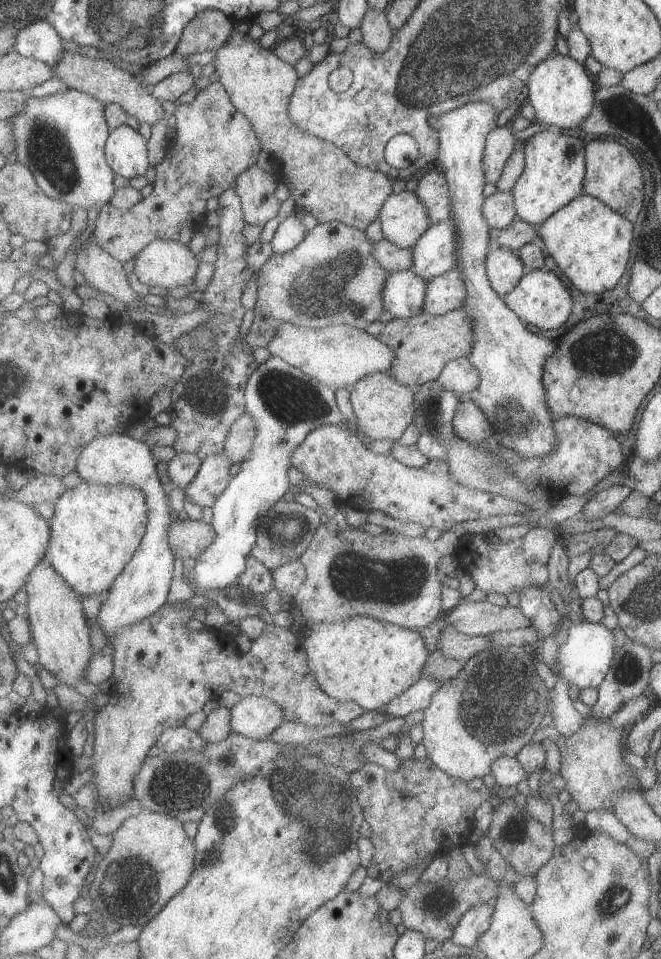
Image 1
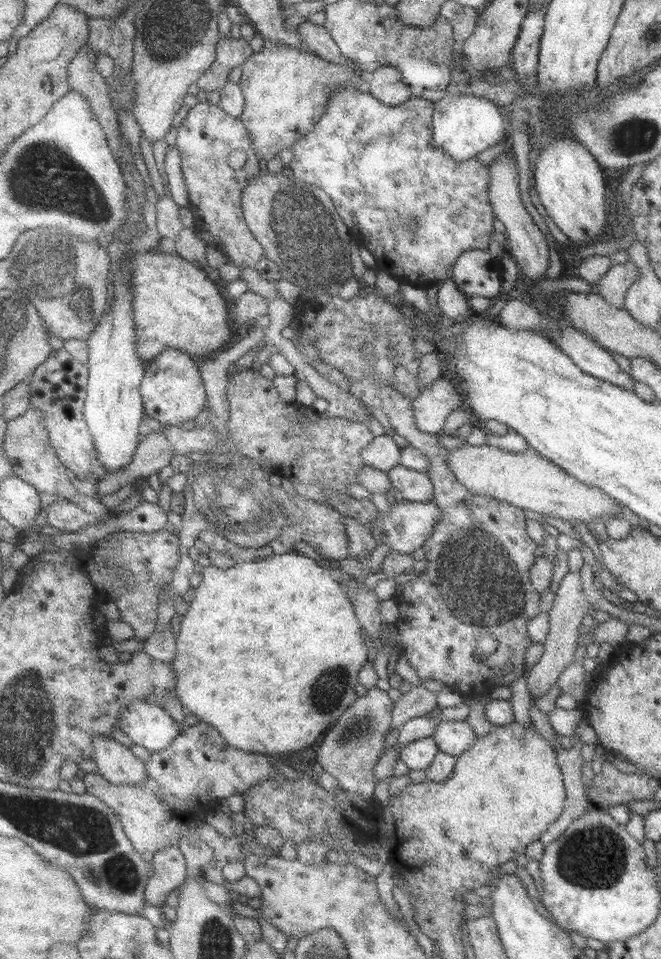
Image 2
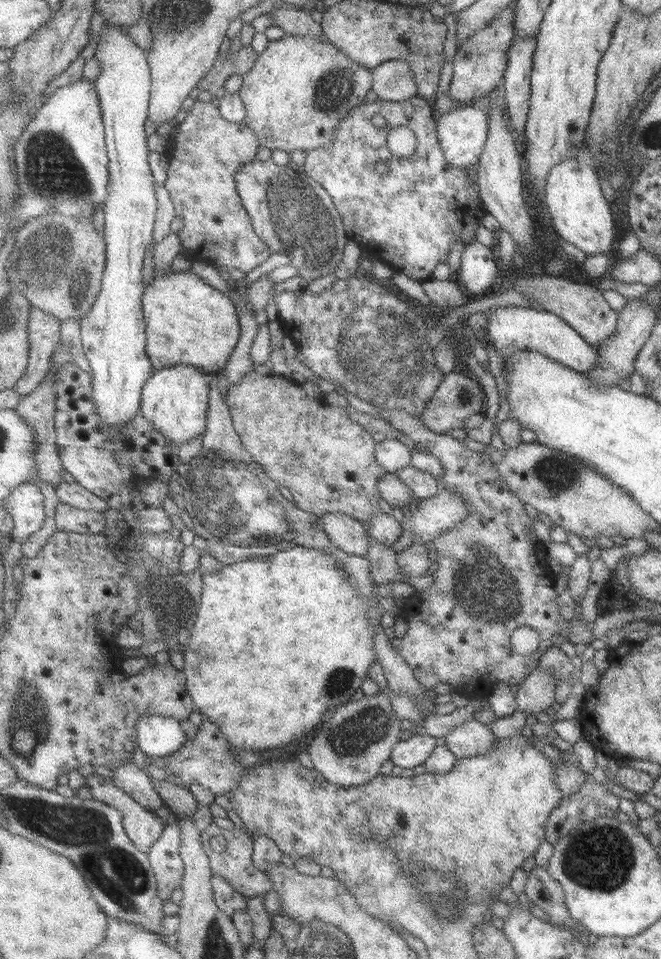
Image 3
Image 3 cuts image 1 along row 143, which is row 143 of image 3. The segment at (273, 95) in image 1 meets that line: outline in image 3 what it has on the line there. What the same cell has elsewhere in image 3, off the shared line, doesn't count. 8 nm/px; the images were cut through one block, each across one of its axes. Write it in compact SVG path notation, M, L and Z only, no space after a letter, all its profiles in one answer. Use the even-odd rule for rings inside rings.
M284 36L272 42L258 64L244 76L240 93L247 107L247 123L255 129L263 146L273 150L294 150L304 152L328 147L336 141L336 131L340 124L356 109L366 104L366 96L375 87L372 68L356 62L341 52L326 37Z

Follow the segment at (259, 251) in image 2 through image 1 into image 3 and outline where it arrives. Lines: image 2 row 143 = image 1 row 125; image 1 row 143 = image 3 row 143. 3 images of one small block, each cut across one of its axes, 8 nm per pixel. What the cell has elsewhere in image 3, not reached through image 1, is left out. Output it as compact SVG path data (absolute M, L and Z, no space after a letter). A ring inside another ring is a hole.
M200 99L196 100L195 107L188 114L188 118L180 124L180 128L169 140L168 148L166 150L168 157L170 157L170 176L168 182L166 182L166 186L170 189L176 205L176 210L178 211L178 216L184 220L185 226L178 232L182 237L184 250L192 250L190 254L192 254L194 260L203 260L203 262L212 264L215 267L220 268L220 270L228 270L231 272L234 268L238 268L244 273L252 272L252 270L256 270L256 268L262 266L262 264L268 263L268 260L271 259L274 253L272 246L268 244L268 242L264 242L264 238L256 232L255 221L244 204L244 199L240 194L236 176L239 176L240 172L242 172L248 164L252 164L252 162L258 160L258 152L260 152L260 147L263 146L263 144L261 143L258 134L256 134L255 129L250 127L246 121L232 122L227 120L227 118L223 116L223 110L218 108L216 104L212 104L212 101L203 102Z

